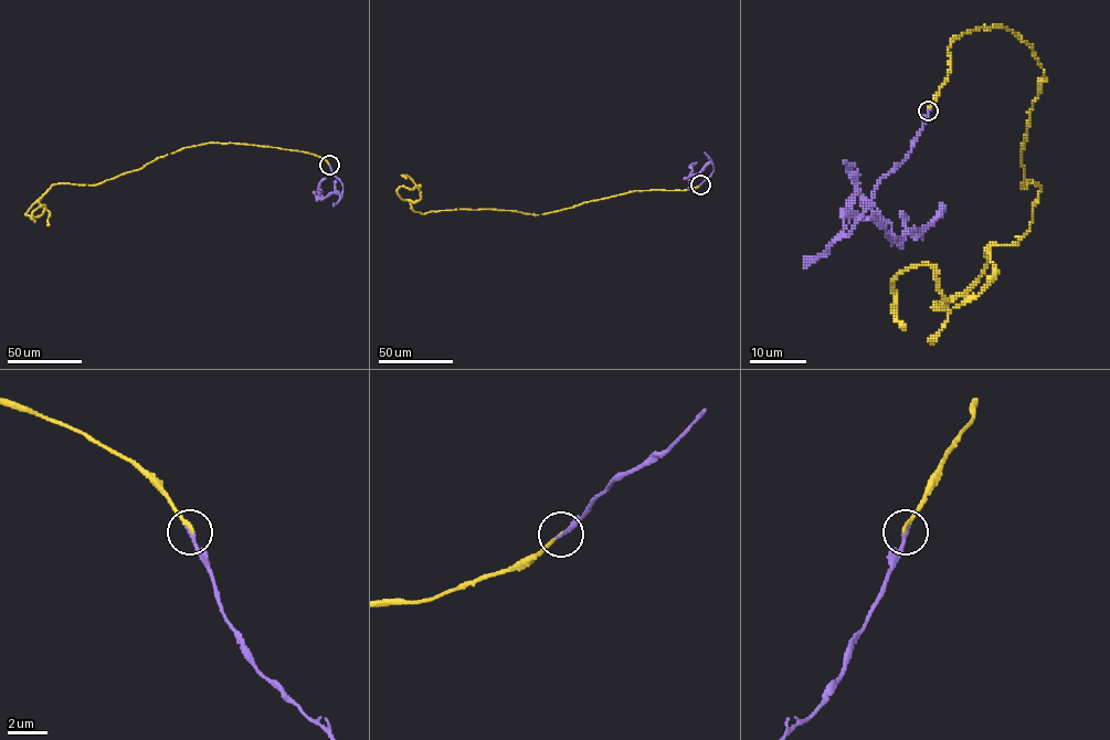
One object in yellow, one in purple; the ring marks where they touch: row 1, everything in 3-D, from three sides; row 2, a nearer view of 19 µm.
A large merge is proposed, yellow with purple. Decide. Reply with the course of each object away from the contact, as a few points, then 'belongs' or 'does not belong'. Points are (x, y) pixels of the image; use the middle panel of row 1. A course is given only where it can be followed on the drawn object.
yellow runs (700, 184), (635, 190), (542, 214), (485, 209), (423, 214), (398, 193), (401, 186), (415, 186), (405, 178); purple runs (700, 184), (714, 170), (709, 162), (698, 173), (690, 175), (690, 166), (697, 162); belongs

